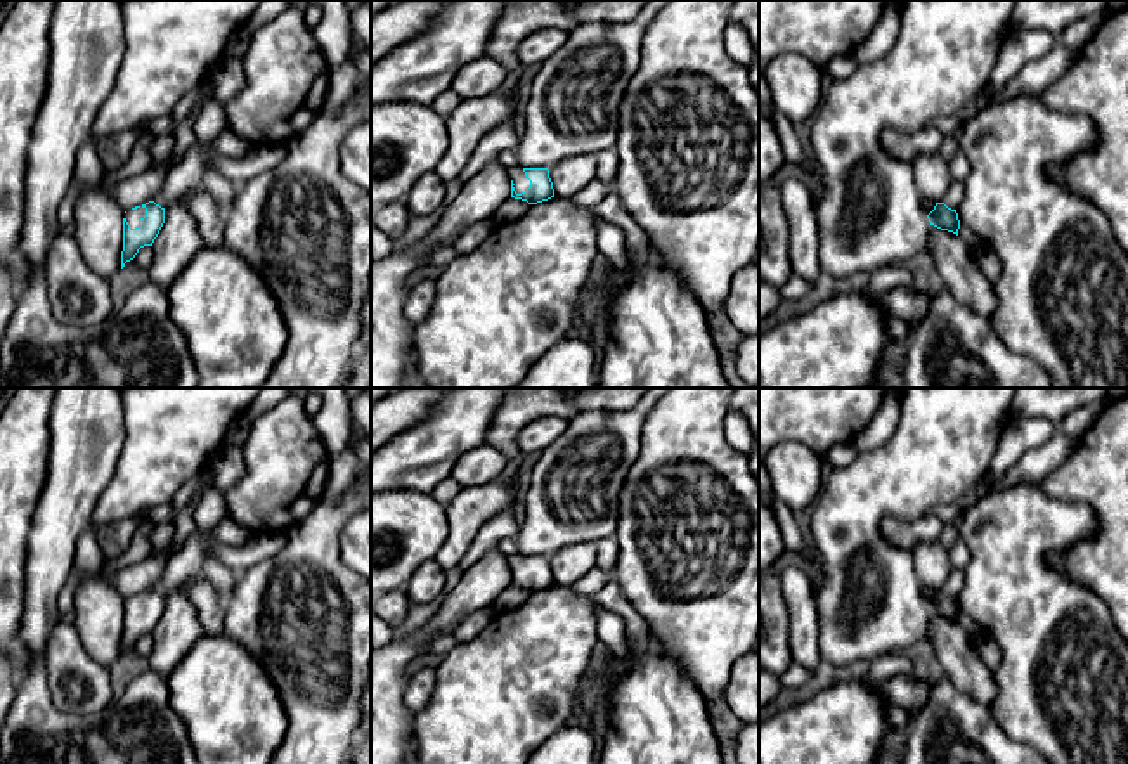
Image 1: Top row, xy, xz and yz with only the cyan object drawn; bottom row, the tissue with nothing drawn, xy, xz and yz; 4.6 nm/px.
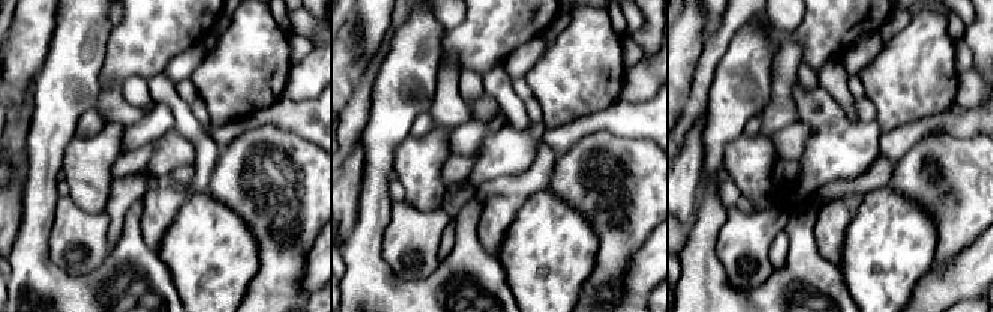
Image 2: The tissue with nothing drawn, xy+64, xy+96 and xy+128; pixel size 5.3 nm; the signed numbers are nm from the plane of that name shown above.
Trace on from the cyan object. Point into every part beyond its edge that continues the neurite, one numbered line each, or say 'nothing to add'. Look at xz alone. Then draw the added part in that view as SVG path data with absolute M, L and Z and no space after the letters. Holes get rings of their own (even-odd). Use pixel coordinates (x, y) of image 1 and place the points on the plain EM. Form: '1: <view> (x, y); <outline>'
1: xz (517, 562); M522 554L509 556L509 567L513 568L513 575L516 582L525 580L530 575L530 568L525 565L525 560Z

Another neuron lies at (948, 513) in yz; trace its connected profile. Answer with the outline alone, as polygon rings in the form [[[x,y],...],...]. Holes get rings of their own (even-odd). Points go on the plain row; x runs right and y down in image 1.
[[[986,473],[970,490],[967,490],[956,502],[939,504],[925,513],[939,518],[943,523],[955,523],[960,515],[967,515],[986,494],[995,487]]]

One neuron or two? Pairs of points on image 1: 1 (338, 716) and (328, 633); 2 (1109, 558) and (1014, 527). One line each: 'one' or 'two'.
1: one
2: two

